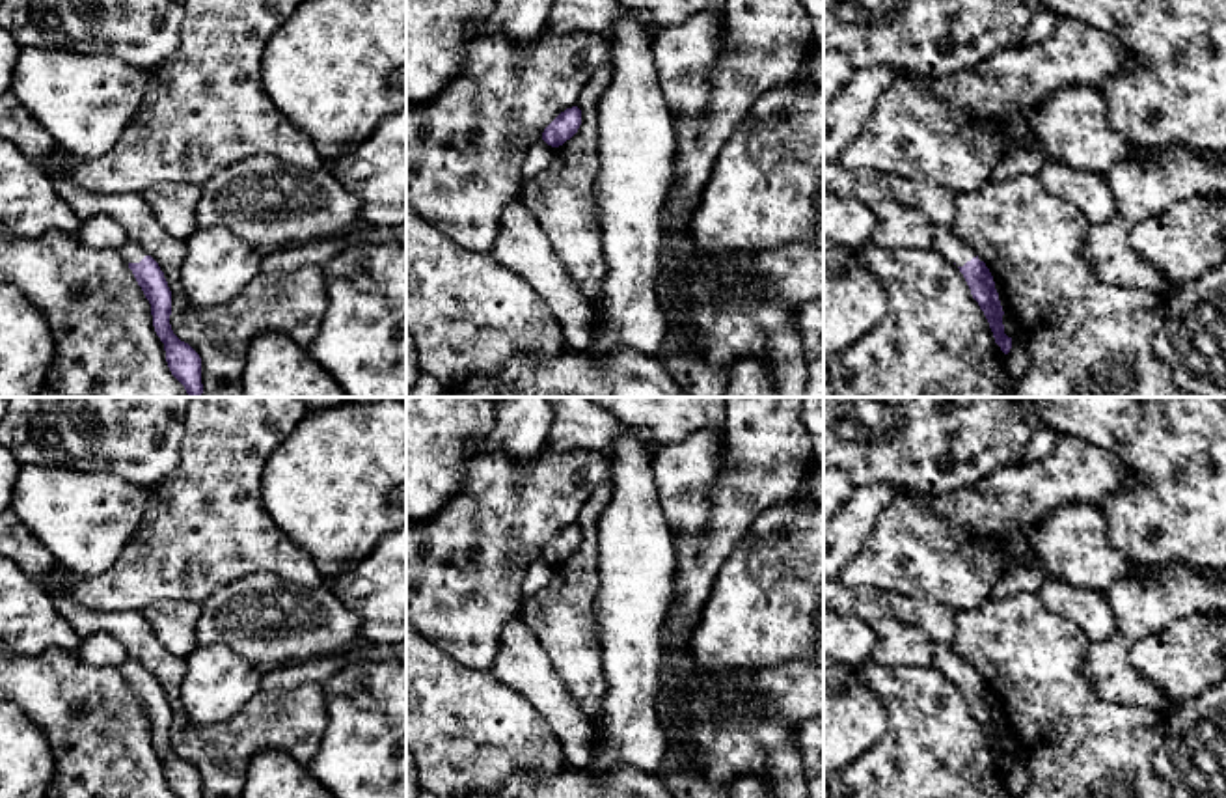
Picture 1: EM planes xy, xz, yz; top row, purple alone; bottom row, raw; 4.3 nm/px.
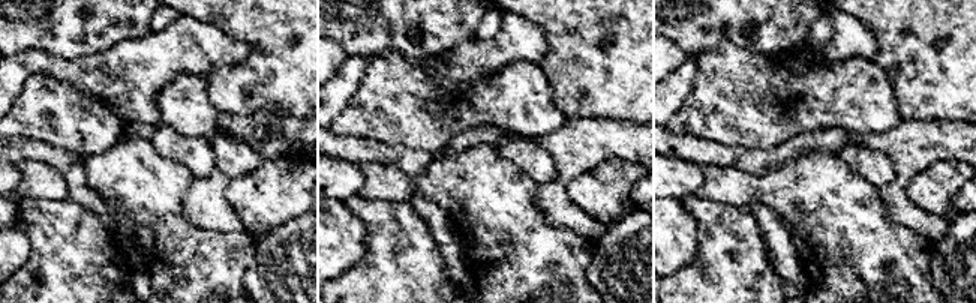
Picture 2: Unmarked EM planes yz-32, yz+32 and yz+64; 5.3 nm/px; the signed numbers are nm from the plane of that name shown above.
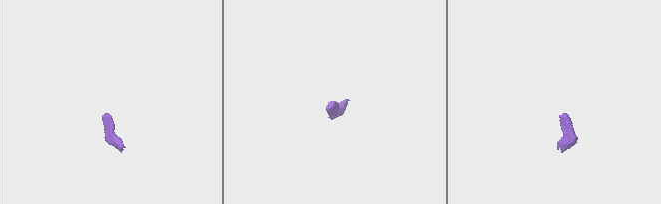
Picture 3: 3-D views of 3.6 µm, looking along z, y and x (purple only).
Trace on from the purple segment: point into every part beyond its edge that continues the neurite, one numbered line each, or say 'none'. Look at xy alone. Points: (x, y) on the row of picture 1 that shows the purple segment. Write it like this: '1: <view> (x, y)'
1: xy (133, 252)

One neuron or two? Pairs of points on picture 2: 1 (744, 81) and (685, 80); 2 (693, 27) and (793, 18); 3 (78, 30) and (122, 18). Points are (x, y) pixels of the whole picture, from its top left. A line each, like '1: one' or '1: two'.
1: two
2: one
3: one

